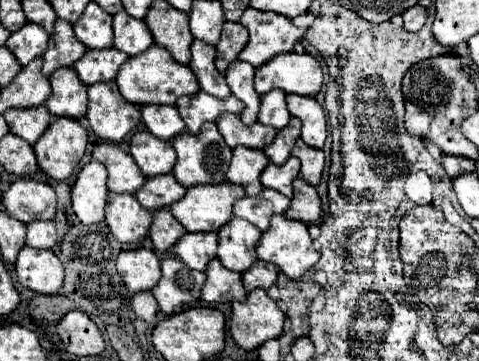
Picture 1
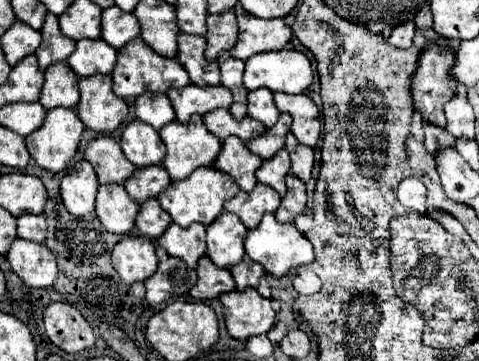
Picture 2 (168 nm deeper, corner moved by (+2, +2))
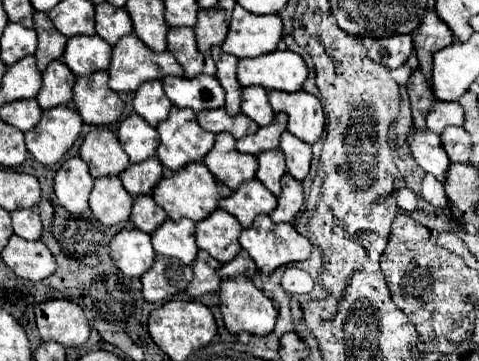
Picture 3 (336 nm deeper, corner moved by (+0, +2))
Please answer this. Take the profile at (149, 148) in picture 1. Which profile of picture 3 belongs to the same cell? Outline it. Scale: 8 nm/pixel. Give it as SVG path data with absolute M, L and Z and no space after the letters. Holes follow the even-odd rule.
M132 112L120 122L118 140L124 152L128 154L130 162L142 162L156 154L158 132L154 126L146 124L146 120L142 120L136 112Z

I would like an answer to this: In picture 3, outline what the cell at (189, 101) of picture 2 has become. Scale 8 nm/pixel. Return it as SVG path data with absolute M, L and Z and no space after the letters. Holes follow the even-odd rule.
M206 74L194 78L166 76L162 80L162 86L176 108L192 108L194 112L202 112L224 106L224 92L216 76Z

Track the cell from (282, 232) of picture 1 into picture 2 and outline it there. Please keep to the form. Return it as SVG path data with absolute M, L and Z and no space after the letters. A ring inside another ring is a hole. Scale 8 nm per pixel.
M264 214L258 228L248 232L248 236L244 240L244 248L246 248L246 254L252 260L264 264L266 272L270 272L276 278L282 278L290 270L294 270L298 266L304 266L304 264L310 264L314 260L314 248L312 248L310 240L304 234L300 234L294 224L276 222L274 214Z

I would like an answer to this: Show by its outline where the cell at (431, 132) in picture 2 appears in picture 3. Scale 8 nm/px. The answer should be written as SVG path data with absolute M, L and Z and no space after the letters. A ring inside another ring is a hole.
M416 68L414 74L408 78L406 90L408 90L408 98L410 98L414 126L424 130L426 128L426 112L430 110L430 104L434 102L434 96L430 96L428 80L424 78L420 68Z

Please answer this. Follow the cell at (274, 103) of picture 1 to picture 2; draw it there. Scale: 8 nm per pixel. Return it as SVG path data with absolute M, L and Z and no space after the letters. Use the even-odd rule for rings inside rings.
M260 88L254 92L248 92L248 116L254 120L260 120L266 128L272 128L272 124L278 122L280 110L274 104L272 90Z

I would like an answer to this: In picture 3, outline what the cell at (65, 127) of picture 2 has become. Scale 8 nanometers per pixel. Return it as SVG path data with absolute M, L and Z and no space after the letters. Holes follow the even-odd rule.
M56 106L46 110L42 120L28 130L26 148L42 164L56 164L72 148L82 130L82 118L74 108Z

